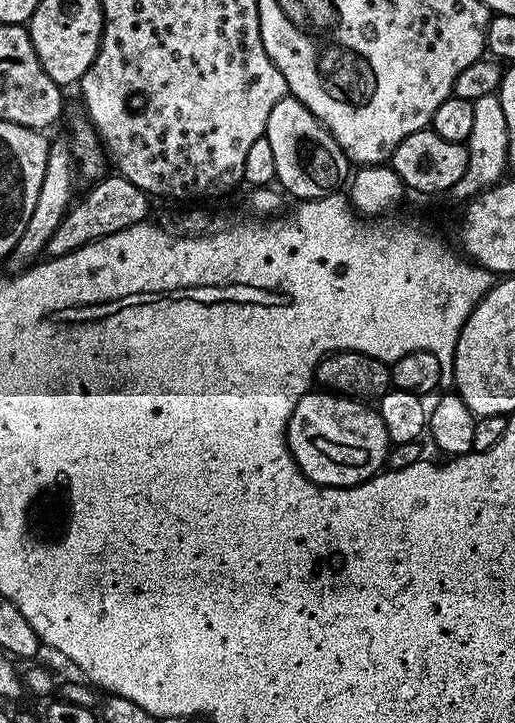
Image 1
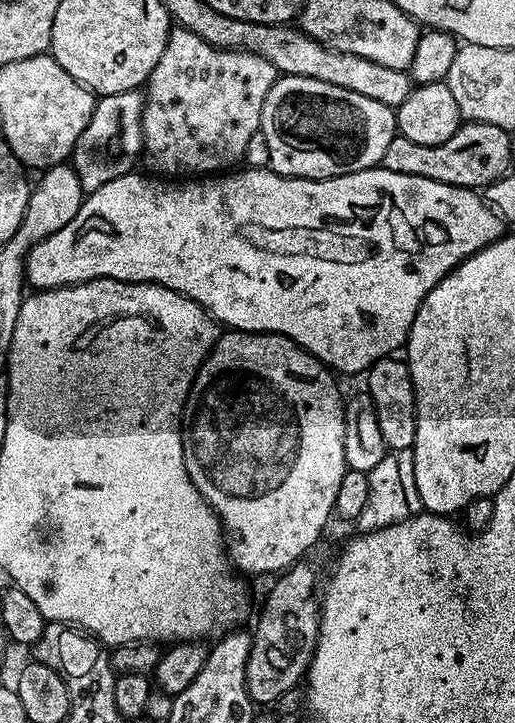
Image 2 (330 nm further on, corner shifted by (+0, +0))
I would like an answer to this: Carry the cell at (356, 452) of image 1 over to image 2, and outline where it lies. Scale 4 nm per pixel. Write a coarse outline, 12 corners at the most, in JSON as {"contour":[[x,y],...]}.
{"contour":[[277,332],[213,343],[180,418],[229,561],[333,519],[345,401]]}

